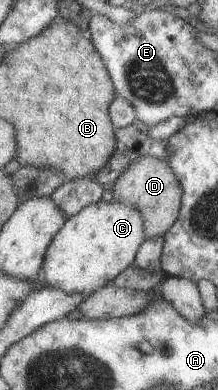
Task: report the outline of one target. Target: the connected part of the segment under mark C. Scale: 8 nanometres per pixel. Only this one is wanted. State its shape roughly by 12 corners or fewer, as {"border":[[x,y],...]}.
{"border":[[96,201],[70,217],[44,267],[55,289],[91,294],[133,266],[135,206]]}

